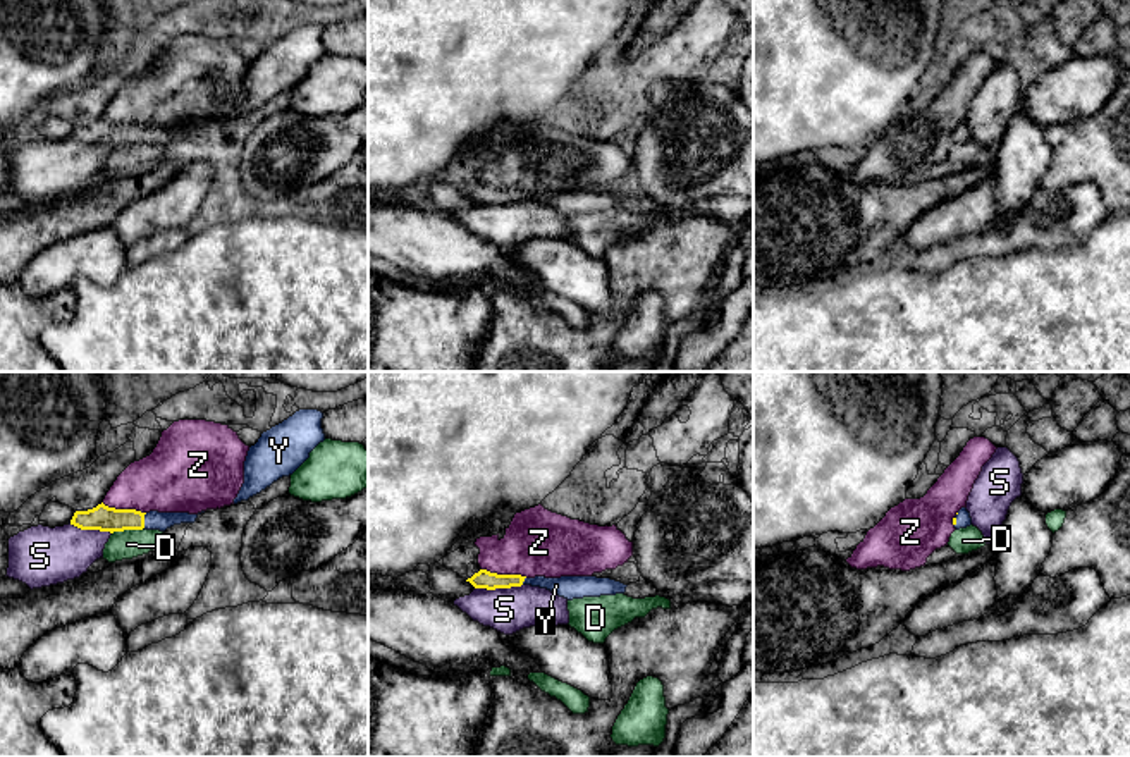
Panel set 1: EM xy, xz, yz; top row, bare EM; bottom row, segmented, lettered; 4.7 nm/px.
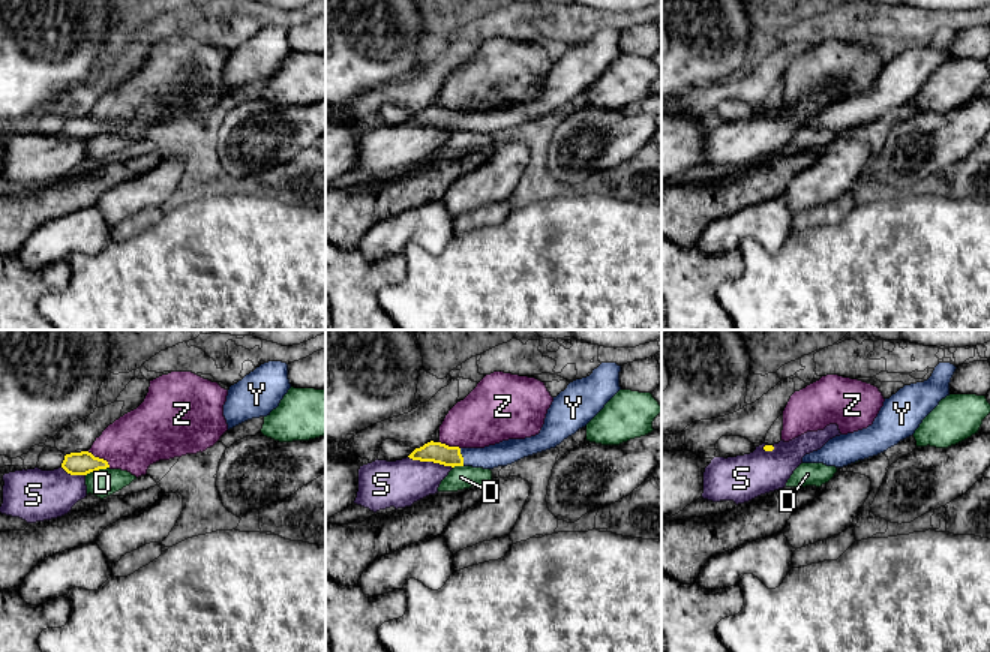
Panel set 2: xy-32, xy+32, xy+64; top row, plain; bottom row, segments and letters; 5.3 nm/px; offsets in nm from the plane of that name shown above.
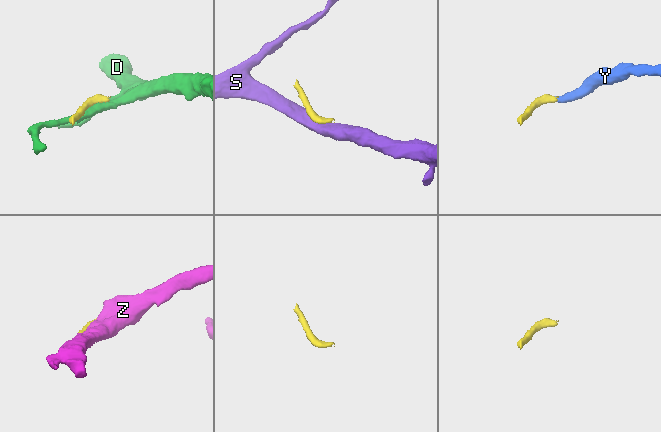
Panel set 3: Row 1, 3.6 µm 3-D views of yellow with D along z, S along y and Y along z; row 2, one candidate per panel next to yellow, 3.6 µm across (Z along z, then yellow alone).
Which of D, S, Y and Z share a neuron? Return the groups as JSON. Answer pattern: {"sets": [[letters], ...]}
{"sets": [["D"], ["S"], ["Y"], ["Z"]]}

